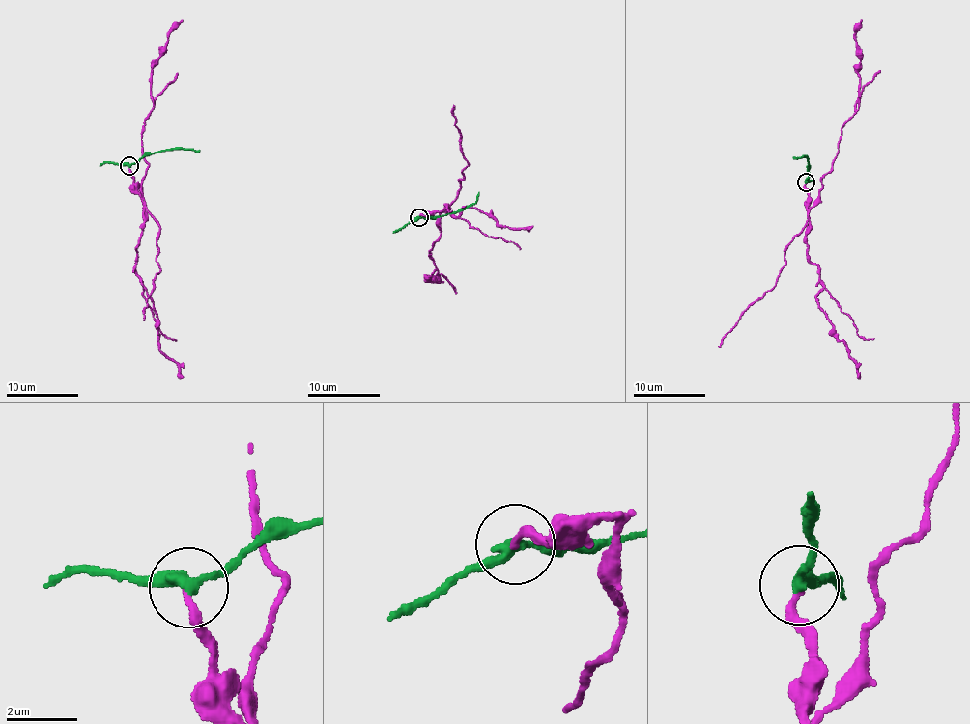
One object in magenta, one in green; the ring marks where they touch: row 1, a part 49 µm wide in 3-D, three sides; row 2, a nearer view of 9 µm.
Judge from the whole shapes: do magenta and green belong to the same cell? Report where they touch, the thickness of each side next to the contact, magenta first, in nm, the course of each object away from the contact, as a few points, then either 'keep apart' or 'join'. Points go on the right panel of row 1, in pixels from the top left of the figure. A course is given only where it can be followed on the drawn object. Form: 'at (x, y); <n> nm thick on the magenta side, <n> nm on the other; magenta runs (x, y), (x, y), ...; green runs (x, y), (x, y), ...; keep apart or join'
at (806, 181); 200 nm thick on the magenta side, 300 nm on the other; magenta runs (806, 181), (807, 245), (823, 289), (816, 300), (832, 333), (844, 343), (861, 379); green runs (806, 181), (809, 159), (805, 156), (801, 158), (792, 156); keep apart

